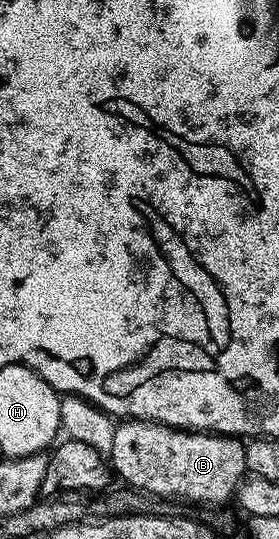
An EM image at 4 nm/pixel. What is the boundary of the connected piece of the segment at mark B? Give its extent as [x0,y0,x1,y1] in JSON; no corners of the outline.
[108,419,248,506]

